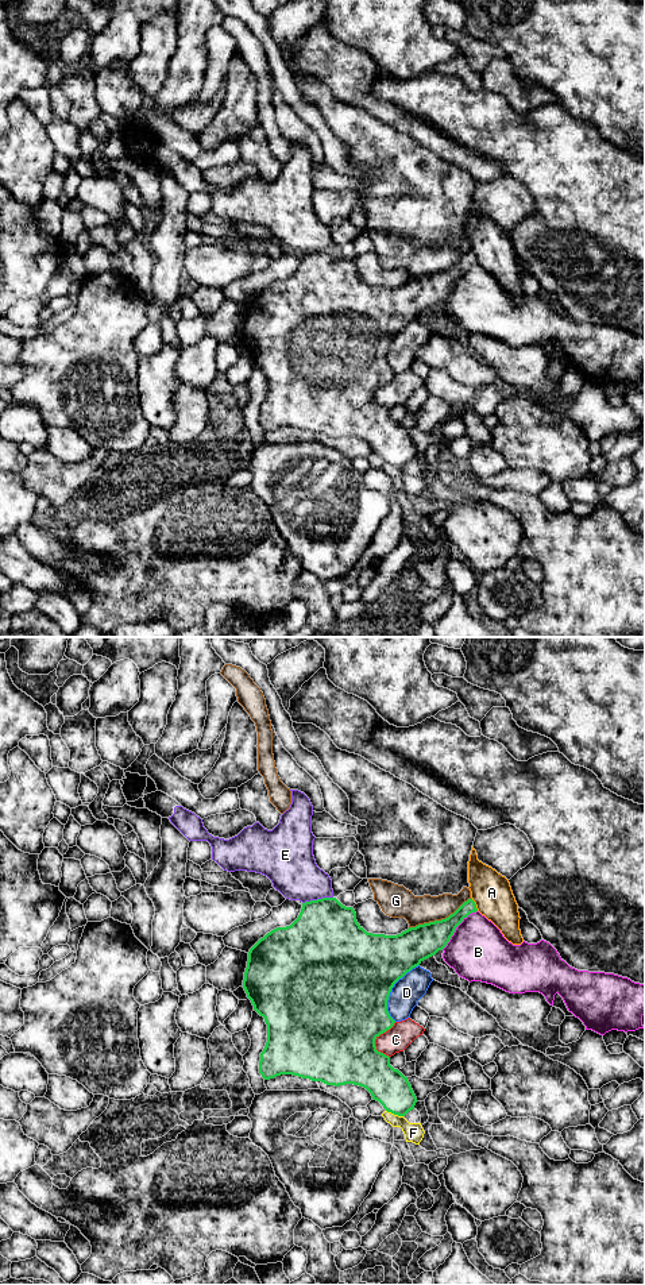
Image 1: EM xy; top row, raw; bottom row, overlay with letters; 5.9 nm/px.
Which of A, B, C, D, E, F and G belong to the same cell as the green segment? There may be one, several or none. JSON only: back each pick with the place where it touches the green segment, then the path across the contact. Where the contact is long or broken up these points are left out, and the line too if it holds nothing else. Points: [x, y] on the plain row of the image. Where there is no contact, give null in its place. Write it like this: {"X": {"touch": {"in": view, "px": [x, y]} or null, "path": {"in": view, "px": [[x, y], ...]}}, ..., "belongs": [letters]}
{"belongs": []}

